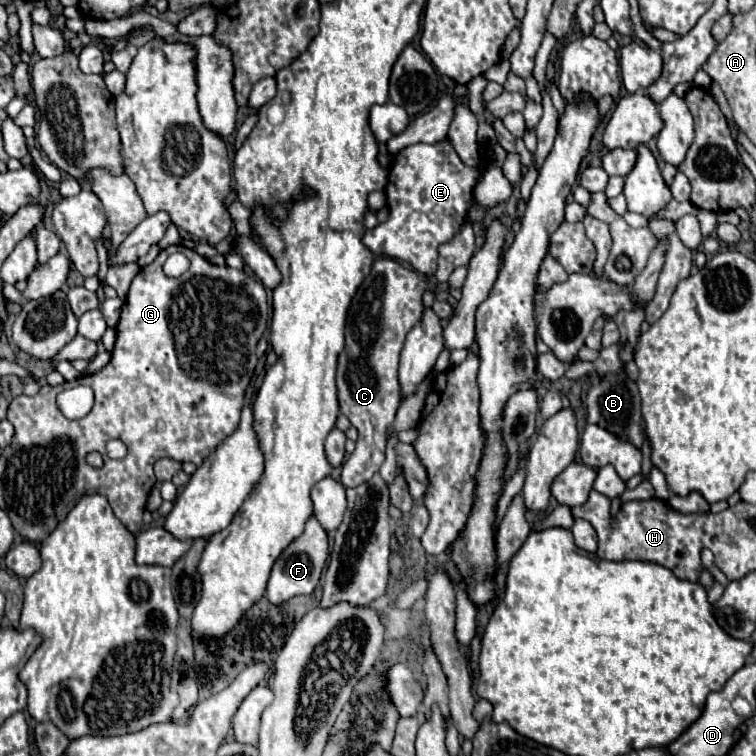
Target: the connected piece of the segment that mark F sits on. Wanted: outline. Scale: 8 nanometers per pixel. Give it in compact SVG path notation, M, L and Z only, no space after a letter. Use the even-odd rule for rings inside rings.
M315 515L307 519L305 523L305 531L293 539L293 543L289 543L285 547L285 551L277 557L273 569L271 569L271 577L267 583L267 593L265 597L273 603L273 605L281 605L283 601L295 597L295 595L311 595L313 589L319 583L321 571L325 567L325 561L329 557L329 539L327 539L327 531L321 527L321 523L317 523Z

